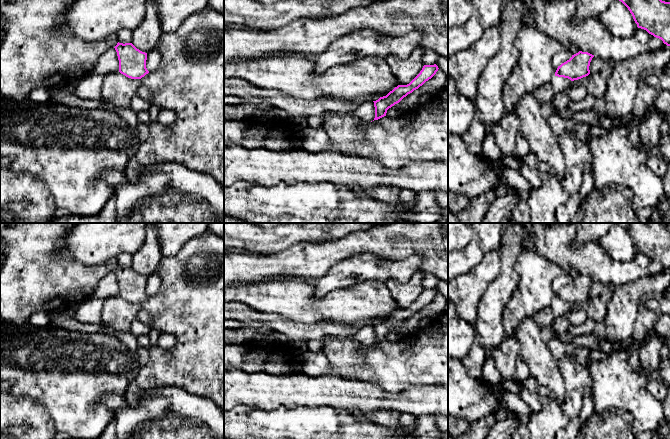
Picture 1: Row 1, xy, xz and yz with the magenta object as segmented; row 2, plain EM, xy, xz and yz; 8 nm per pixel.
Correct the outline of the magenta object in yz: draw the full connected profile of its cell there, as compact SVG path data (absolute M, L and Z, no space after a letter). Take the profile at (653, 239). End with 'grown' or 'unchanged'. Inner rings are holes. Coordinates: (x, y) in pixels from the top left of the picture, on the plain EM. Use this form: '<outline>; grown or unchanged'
M618 223L630 235L638 252L670 270L670 226L661 223Z; unchanged

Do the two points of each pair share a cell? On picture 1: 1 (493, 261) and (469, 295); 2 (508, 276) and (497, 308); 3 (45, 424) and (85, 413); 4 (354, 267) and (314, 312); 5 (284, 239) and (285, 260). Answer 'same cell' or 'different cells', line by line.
1: same cell
2: same cell
3: different cells
4: different cells
5: different cells

